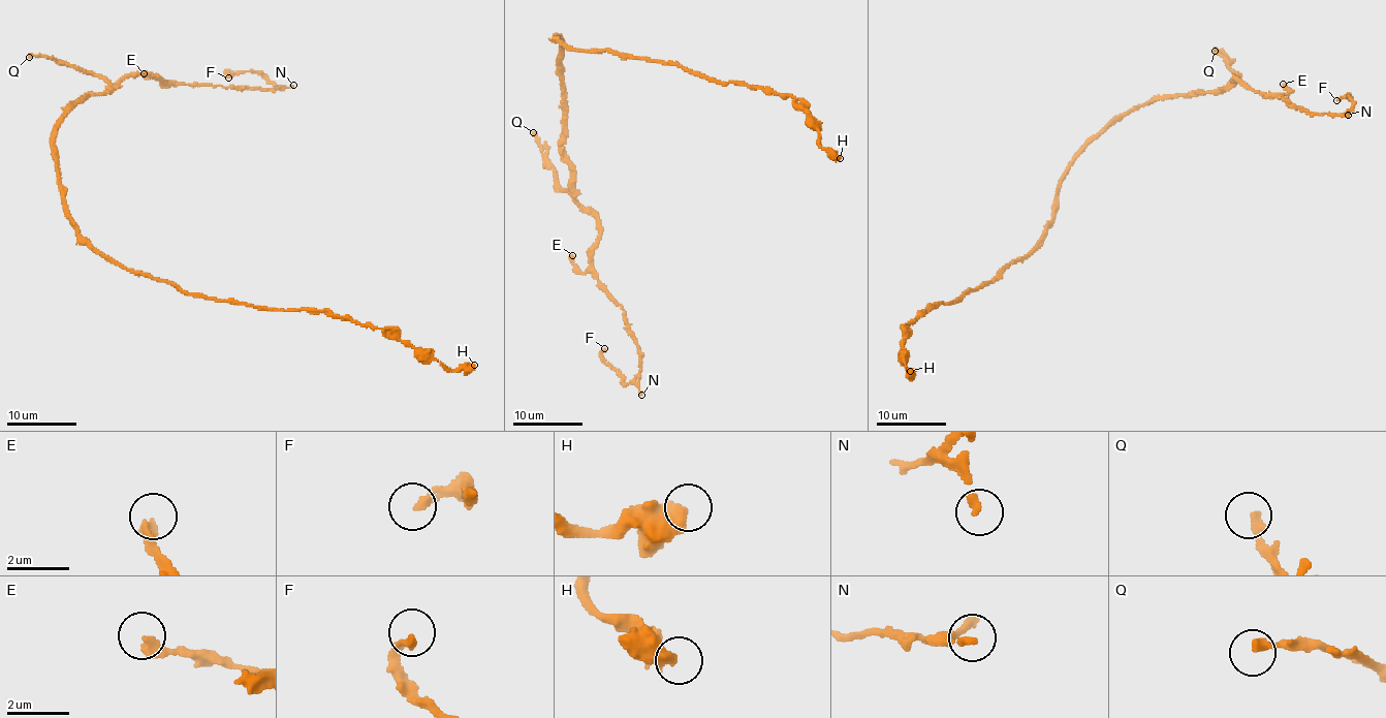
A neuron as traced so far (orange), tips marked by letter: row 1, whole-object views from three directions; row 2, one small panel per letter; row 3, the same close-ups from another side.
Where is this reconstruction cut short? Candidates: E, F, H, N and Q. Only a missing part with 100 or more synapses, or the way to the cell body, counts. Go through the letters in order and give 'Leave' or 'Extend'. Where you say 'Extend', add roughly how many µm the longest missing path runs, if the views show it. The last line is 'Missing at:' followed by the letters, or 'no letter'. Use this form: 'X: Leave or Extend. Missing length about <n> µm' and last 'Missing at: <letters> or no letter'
E: Leave
F: Leave
H: Leave
N: Leave
Q: Leave
Missing at: no letter

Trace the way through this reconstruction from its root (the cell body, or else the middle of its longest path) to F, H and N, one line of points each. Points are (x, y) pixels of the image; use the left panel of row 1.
F: (63, 192), (54, 137), (72, 103), (143, 72), (166, 84), (280, 87), (250, 71), (228, 77)
H: (63, 192), (77, 231), (127, 269), (217, 300), (331, 311), (397, 336), (451, 370), (474, 365)
N: (63, 192), (59, 122), (72, 103), (125, 76), (293, 85)

